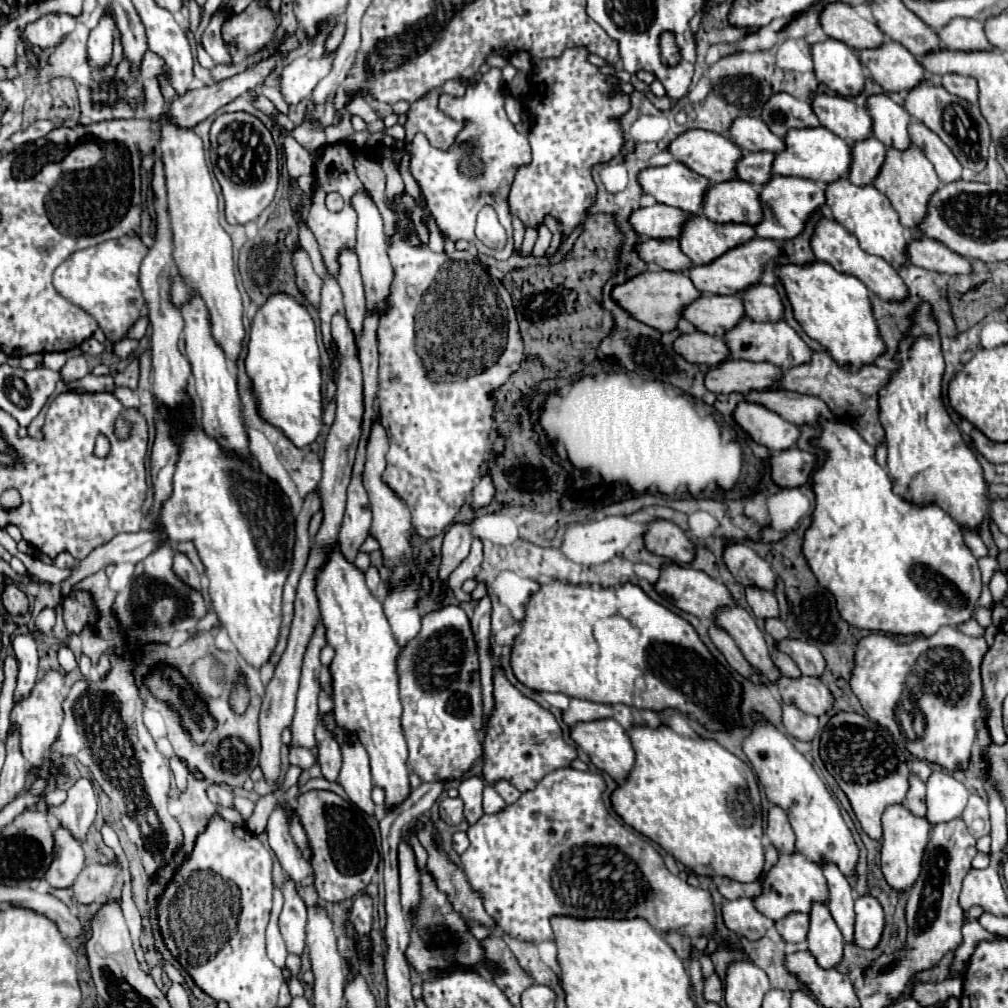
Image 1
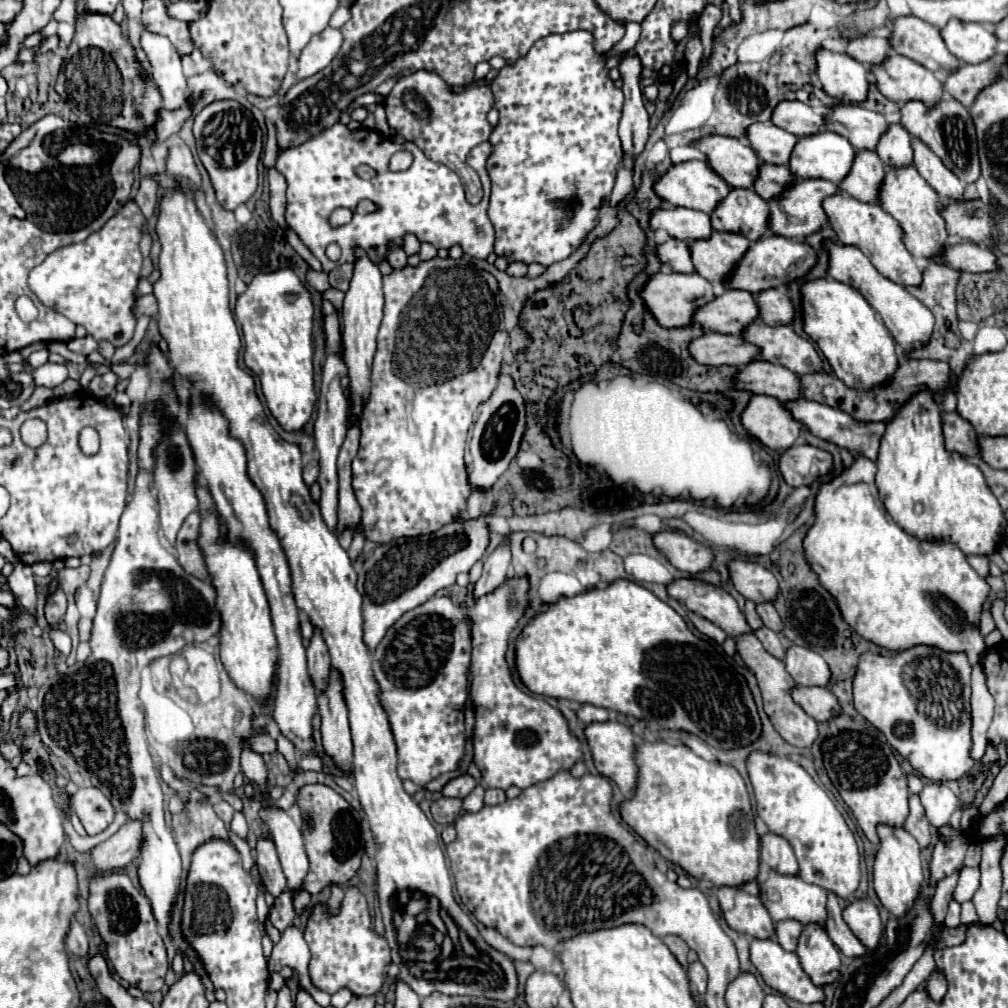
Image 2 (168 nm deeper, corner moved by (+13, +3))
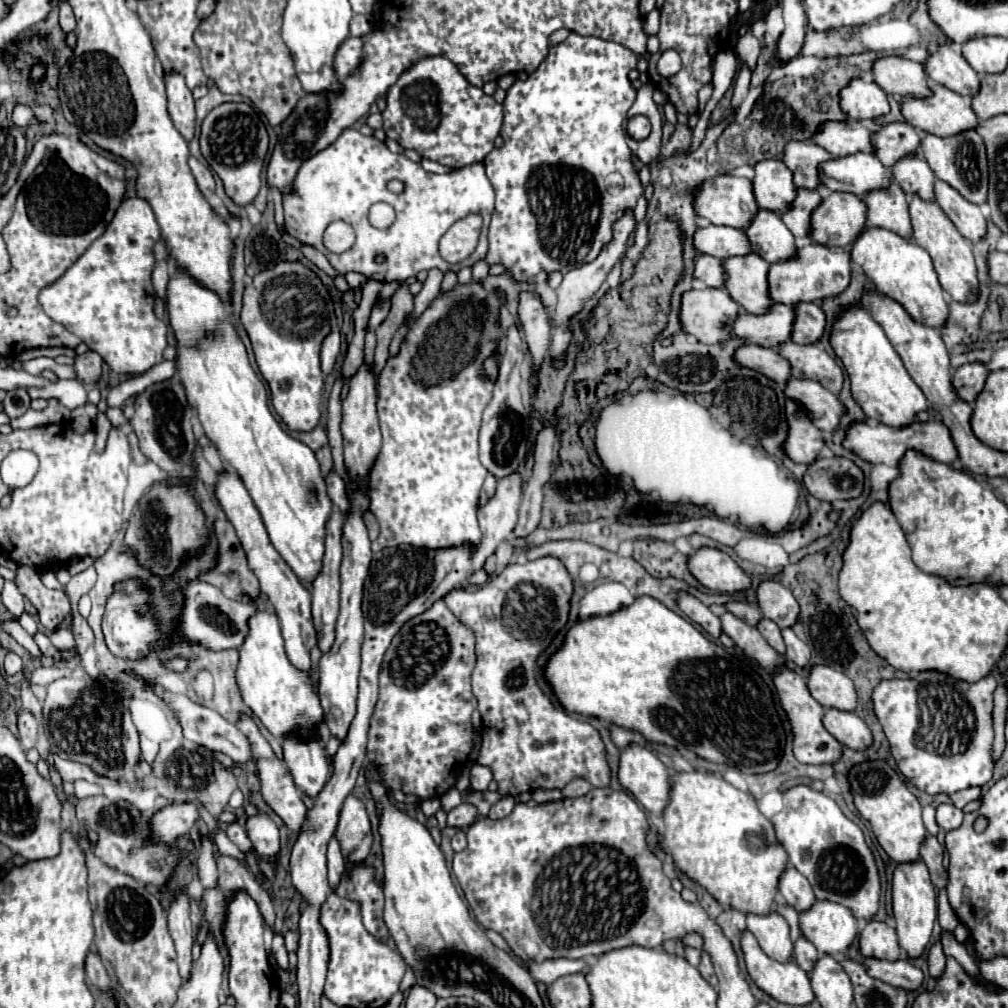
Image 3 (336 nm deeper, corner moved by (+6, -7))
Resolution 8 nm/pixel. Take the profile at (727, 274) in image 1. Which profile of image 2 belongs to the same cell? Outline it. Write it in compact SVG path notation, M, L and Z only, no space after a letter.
M764 235L758 241L754 241L750 249L744 253L744 257L740 259L740 263L736 263L732 273L724 279L724 287L760 293L764 289L780 287L780 285L786 285L790 279L806 275L814 263L816 263L814 251L802 241L786 239L780 235Z

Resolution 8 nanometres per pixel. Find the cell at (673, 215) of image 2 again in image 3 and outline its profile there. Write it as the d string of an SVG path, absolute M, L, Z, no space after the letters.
M709 225L701 227L695 233L695 249L705 255L713 255L719 259L729 259L735 255L751 253L751 241L747 241L745 231L733 227Z

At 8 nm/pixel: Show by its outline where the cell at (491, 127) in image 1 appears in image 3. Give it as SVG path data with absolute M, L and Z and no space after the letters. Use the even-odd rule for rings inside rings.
M345 129L335 143L301 165L295 187L297 189L293 195L283 195L287 233L319 249L343 275L357 271L367 279L389 283L415 277L423 269L457 273L459 269L455 269L455 265L441 259L437 247L447 229L471 213L483 217L483 231L475 253L469 255L461 265L471 267L487 253L487 229L493 213L495 193L485 175L483 163L473 163L469 167L437 175L425 171L419 163L401 153L391 153L383 141L365 137L357 129ZM391 179L405 183L405 191L401 195L395 195L387 189ZM377 201L385 201L395 209L395 221L387 229L375 229L367 219L369 207ZM333 221L345 221L355 229L355 245L339 255L331 253L323 245L323 233ZM377 257L383 257L383 261L377 263Z

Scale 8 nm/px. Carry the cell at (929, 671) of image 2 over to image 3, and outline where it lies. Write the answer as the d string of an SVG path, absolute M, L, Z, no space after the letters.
M923 671L911 679L881 681L873 691L875 715L889 739L891 755L897 761L897 769L917 789L937 795L951 795L969 787L983 787L993 775L993 691L999 681L995 675L983 677L977 683L963 683L945 673Z

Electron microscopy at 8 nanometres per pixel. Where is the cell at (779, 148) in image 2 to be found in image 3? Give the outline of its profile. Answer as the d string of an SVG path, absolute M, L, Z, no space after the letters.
M791 141L785 147L785 165L793 171L795 185L801 189L819 189L823 183L819 179L819 165L835 159L829 151L815 143L801 143L801 141Z

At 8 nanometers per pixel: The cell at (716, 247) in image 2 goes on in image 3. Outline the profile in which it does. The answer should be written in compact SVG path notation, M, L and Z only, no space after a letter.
M757 253L745 257L725 259L725 269L729 275L727 291L739 303L745 313L763 315L771 309L773 301L767 293L767 269L769 263Z

